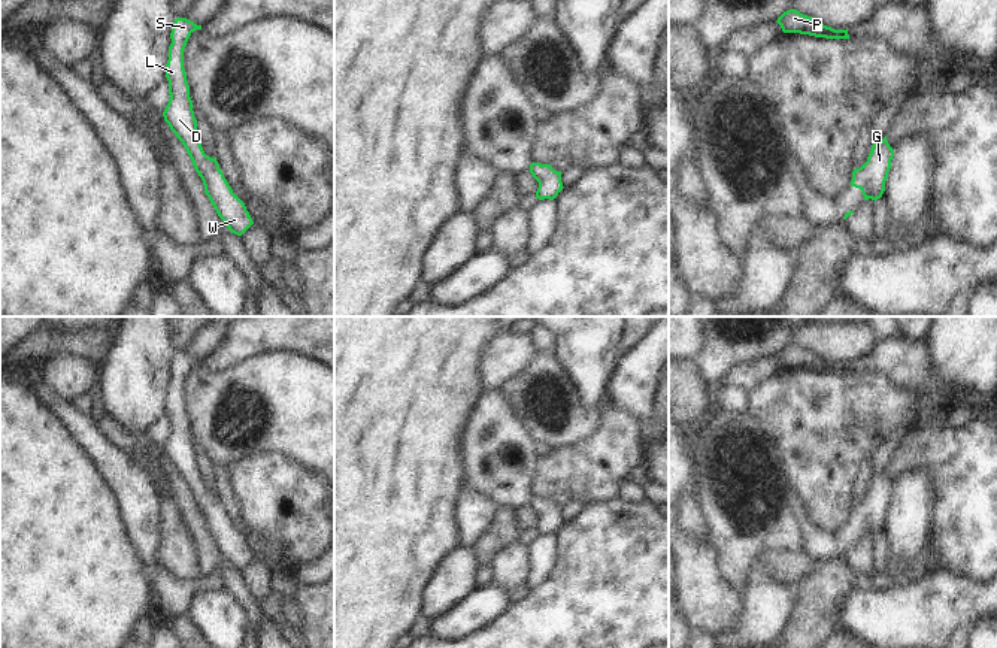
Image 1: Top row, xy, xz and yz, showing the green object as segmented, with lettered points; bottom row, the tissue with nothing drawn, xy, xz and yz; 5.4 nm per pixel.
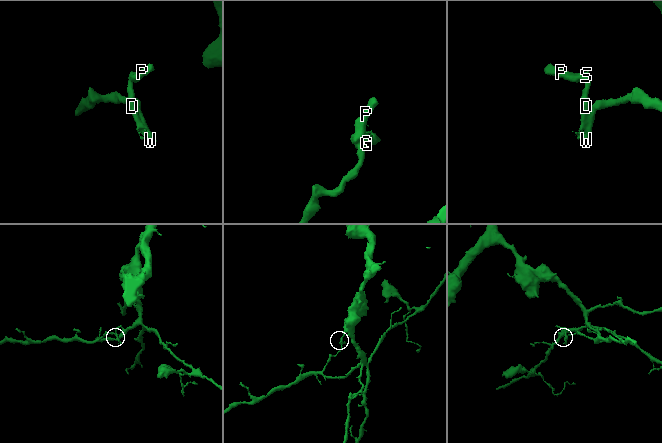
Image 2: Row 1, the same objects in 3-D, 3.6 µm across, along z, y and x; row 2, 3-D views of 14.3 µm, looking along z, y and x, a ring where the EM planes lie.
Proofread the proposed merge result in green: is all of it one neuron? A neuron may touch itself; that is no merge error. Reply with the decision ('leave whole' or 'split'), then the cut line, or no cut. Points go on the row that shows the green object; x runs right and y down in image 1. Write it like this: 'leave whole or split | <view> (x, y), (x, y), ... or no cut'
leave whole | no cut

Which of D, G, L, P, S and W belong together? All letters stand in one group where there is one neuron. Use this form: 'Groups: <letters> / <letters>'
Groups: D G L P S W

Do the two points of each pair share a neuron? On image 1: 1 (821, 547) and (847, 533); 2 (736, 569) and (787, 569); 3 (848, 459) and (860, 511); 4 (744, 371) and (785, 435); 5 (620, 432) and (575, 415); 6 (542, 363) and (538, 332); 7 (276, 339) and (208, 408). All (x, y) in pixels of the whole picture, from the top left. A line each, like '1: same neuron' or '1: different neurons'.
1: same neuron
2: different neurons
3: different neurons
4: different neurons
5: different neurons
6: different neurons
7: different neurons

